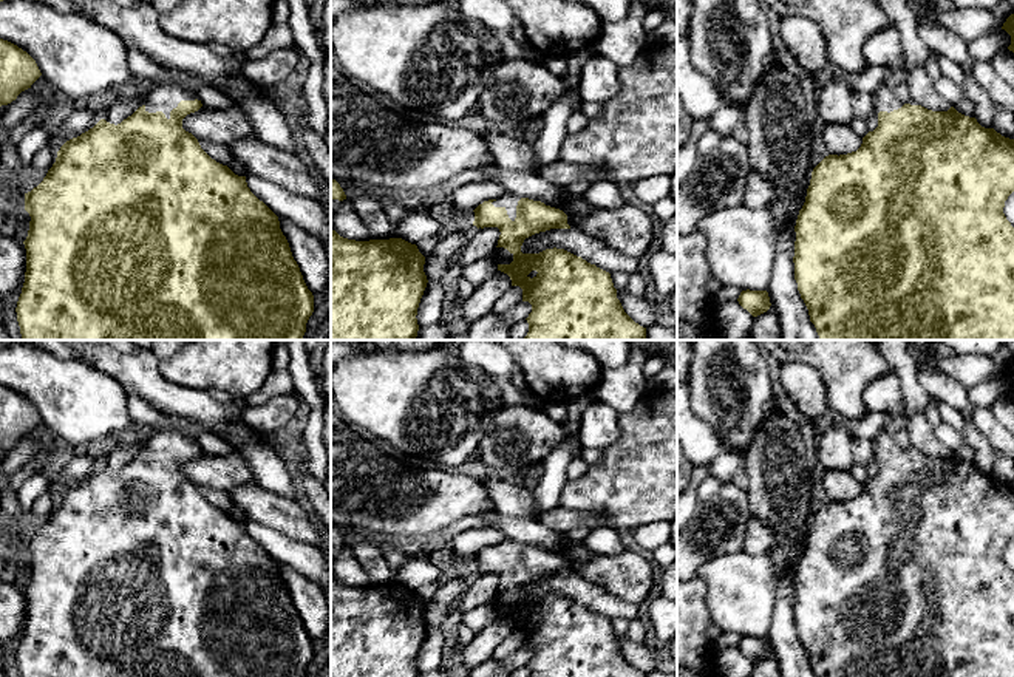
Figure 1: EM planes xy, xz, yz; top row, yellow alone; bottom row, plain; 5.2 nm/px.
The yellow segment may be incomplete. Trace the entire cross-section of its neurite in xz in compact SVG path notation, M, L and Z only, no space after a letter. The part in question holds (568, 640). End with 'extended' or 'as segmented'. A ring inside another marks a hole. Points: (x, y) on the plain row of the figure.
M505 538L473 558L473 572L498 573L496 594L513 601L513 607L498 611L498 617L507 620L512 632L522 635L522 648L532 651L526 665L529 677L646 677L624 658L609 618L564 595L521 598L524 586L535 580L570 575L563 556Z; extended

